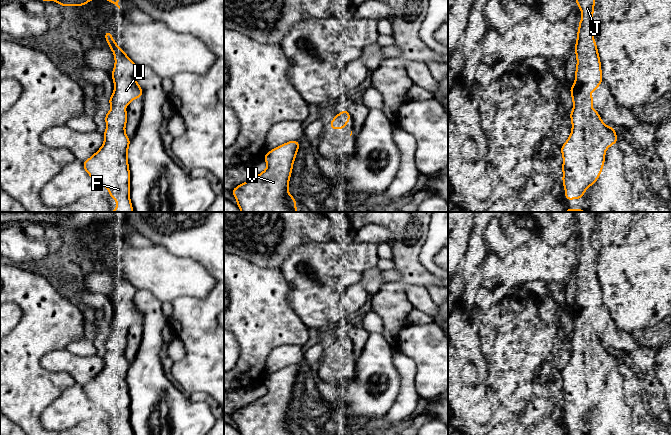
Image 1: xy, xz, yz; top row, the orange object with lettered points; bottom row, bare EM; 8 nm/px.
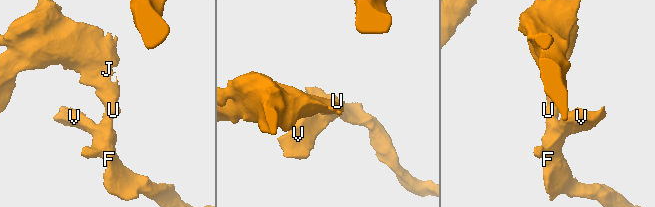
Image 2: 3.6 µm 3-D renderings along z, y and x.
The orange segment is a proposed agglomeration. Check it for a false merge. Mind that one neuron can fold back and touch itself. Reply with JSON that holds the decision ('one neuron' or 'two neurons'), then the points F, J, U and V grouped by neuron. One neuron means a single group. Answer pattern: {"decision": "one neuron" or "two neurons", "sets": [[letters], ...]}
{"decision": "one neuron", "sets": [["F", "J", "U", "V"]]}

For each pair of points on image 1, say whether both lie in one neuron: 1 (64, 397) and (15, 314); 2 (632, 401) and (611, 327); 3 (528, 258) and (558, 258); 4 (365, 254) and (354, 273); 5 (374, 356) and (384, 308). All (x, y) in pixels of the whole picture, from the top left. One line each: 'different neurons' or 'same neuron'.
1: different neurons
2: different neurons
3: same neuron
4: same neuron
5: different neurons

